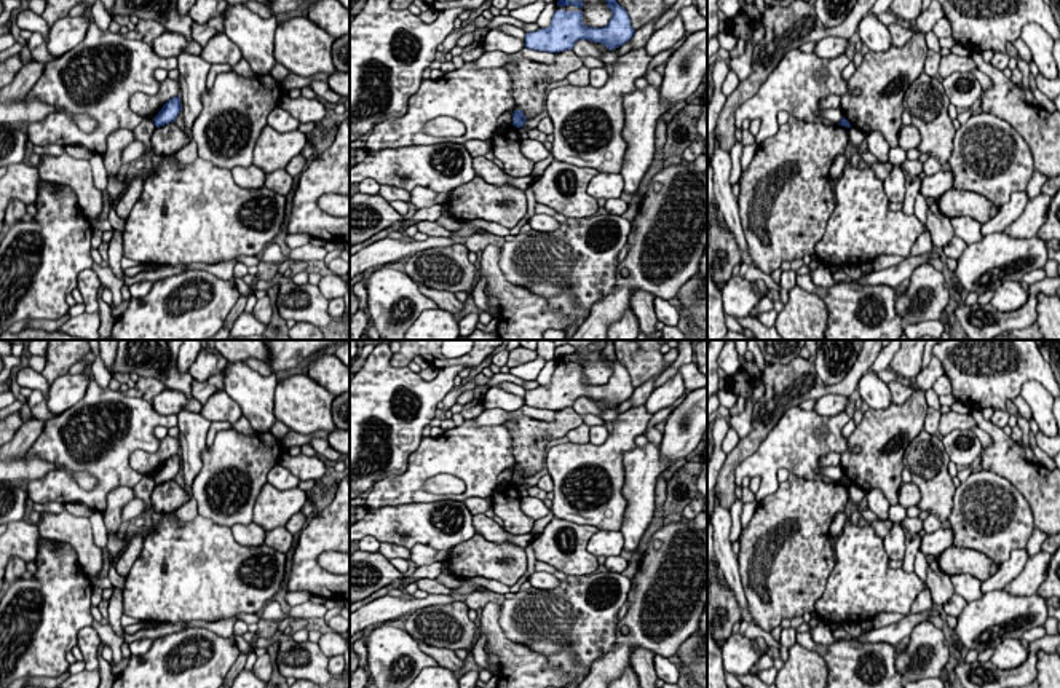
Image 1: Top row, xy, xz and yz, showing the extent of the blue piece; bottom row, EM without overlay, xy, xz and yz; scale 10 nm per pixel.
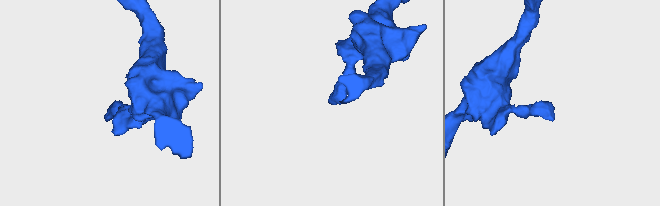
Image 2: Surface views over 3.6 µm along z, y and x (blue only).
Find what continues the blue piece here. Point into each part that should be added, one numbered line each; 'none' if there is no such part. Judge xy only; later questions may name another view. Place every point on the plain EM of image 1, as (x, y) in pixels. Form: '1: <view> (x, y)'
none

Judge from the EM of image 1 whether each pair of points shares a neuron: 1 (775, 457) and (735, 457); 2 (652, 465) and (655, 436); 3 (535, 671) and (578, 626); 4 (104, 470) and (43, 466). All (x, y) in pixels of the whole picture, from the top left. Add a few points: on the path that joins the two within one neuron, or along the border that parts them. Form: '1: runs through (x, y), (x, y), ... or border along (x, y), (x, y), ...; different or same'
1: border along (771, 428), (760, 446), (736, 468), (735, 484); different
2: border along (650, 441), (658, 446); different
3: border along (514, 640), (540, 652), (554, 668), (562, 671); different
4: border along (53, 468), (42, 478), (29, 482), (29, 497); different

